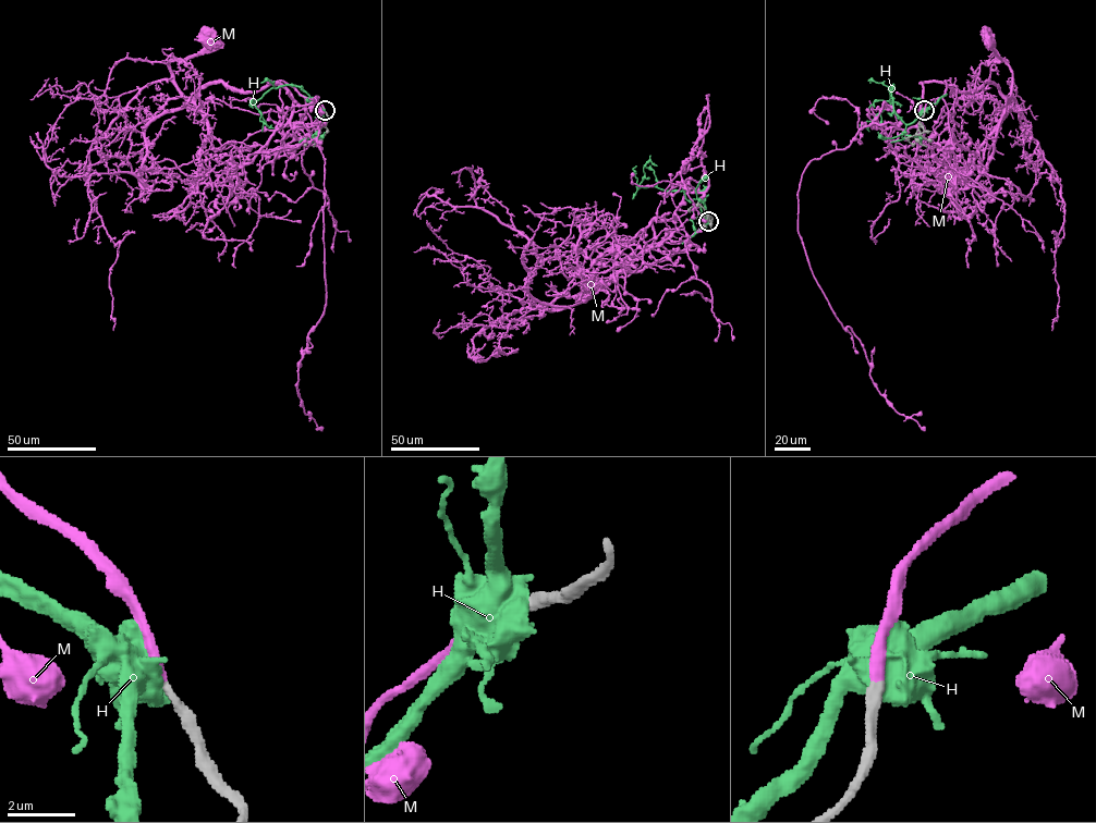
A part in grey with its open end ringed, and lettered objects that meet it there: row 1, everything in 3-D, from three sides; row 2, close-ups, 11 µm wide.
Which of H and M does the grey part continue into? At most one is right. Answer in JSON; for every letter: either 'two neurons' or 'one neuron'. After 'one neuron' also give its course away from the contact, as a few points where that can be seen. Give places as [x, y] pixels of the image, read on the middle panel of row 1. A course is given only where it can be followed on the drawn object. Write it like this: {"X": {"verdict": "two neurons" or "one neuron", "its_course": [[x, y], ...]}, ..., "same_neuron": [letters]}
{"H": {"verdict": "two neurons"}, "M": {"verdict": "one neuron", "its_course": [[708, 222], [682, 242], [645, 248], [573, 305], [552, 305], [592, 285]]}, "same_neuron": ["M"]}

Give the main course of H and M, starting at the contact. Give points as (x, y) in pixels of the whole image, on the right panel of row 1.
H: (924, 110), (905, 124), (894, 110), (891, 89), (893, 85), (889, 88), (890, 103), (863, 125), (868, 127)
M: (925, 110), (945, 93), (945, 81), (960, 91), (990, 81), (1009, 97), (1012, 72), (988, 39)

